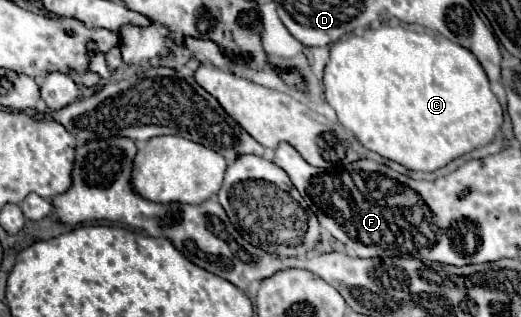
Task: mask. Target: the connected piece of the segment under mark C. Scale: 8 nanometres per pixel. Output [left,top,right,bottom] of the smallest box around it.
[324,26,502,172]

